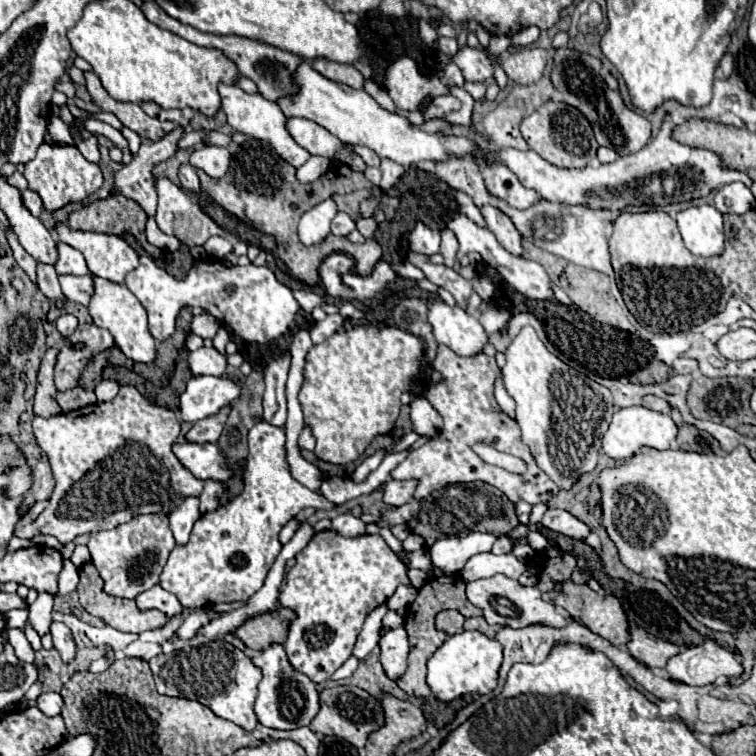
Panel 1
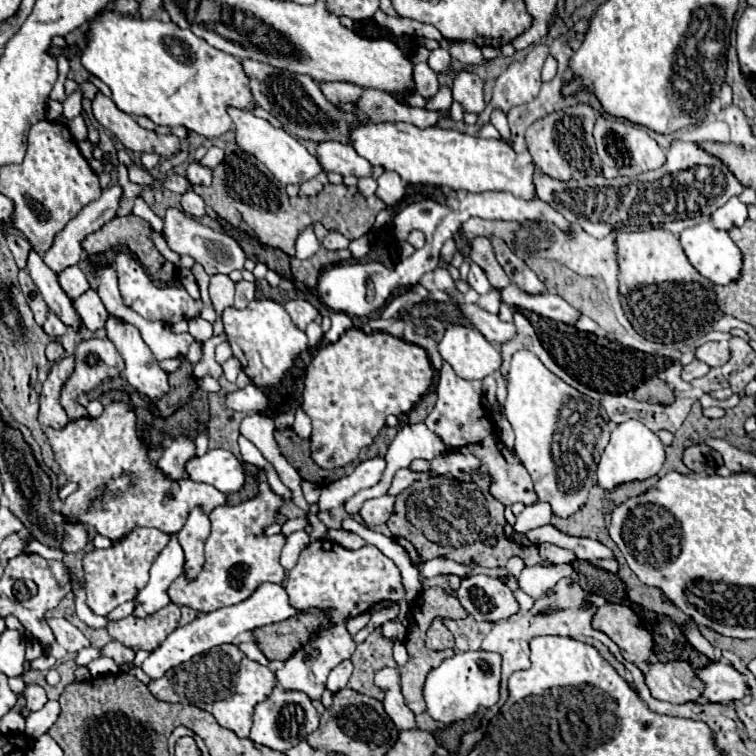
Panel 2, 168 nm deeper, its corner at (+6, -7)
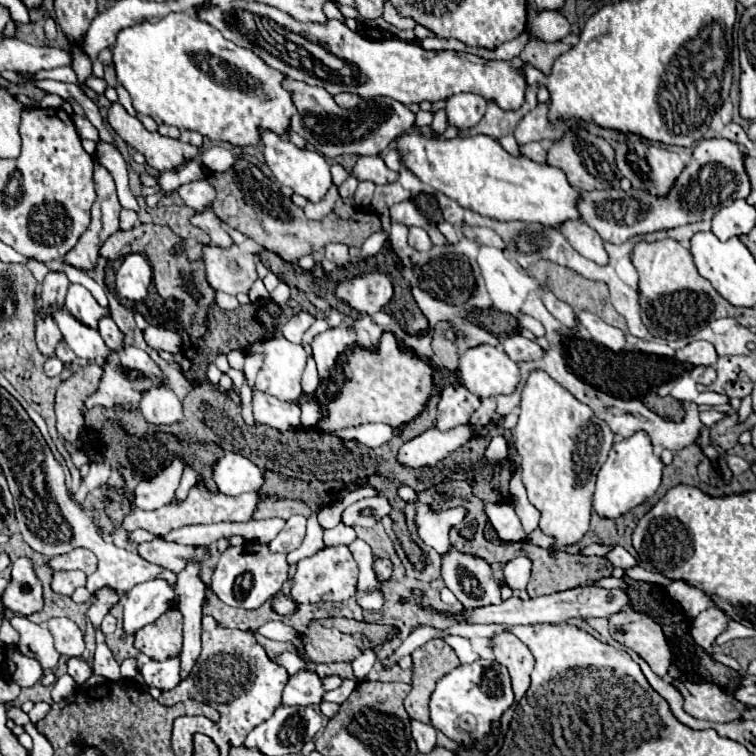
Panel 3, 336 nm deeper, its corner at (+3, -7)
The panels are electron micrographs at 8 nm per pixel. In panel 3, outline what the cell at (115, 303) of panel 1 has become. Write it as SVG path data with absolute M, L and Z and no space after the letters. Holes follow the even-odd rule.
M167 383L145 389L141 393L139 409L143 417L155 425L169 425L169 423L179 421L179 417L183 417L181 401L177 399L177 395Z

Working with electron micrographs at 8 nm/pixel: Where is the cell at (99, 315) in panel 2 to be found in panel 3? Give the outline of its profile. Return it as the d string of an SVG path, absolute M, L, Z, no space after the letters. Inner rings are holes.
M111 317L99 319L99 333L101 333L101 337L103 337L103 341L107 343L109 349L121 349L123 333L119 331L119 327L115 325L115 321Z

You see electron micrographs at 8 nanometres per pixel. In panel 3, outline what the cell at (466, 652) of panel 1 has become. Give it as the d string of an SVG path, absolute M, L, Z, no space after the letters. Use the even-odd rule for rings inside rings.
M477 659L473 663L461 663L437 681L431 695L431 725L443 731L457 743L469 745L471 741L483 739L491 723L503 715L503 711L513 703L513 691L507 669L497 661Z

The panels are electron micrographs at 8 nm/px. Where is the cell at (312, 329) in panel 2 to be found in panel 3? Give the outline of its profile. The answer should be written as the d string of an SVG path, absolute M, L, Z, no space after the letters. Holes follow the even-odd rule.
M314 358L307 360L306 368L302 376L302 391L306 395L312 395L319 383L318 372Z

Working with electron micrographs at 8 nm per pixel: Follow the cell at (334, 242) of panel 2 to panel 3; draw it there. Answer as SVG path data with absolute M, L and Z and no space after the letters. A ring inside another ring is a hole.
M329 243L329 245L325 247L325 257L327 257L329 261L337 263L339 267L347 265L347 263L349 263L349 253L347 253L347 245L343 245L343 243Z

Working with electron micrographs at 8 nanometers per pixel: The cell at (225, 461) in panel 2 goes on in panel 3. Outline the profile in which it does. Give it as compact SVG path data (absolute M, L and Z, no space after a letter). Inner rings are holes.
M227 451L213 465L213 481L221 493L241 495L245 491L257 491L261 487L263 471L243 455Z

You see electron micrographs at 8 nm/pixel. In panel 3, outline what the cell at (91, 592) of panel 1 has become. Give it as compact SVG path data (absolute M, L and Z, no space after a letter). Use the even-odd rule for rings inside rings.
M171 607L155 623L135 633L135 647L151 659L163 661L181 649L181 613Z

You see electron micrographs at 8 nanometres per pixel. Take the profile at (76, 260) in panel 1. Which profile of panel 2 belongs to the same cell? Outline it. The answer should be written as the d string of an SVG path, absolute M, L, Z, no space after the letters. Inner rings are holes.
M68 267L60 273L58 277L60 281L60 287L64 289L64 293L68 293L68 297L74 301L76 297L84 295L88 289L90 289L90 283L86 279L86 275L82 273L80 267Z

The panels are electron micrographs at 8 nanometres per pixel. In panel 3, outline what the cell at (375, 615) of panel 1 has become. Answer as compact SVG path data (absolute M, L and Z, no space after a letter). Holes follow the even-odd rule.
M343 679L343 683L335 689L335 691L331 691L331 693L326 693L323 696L323 702L329 701L333 703L343 703L351 693L353 693L353 689L355 689L355 681L353 679Z

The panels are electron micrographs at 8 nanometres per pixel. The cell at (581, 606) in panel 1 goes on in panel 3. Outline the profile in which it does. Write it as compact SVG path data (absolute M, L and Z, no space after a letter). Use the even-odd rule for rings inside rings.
M627 607L627 611L619 611L609 617L609 631L615 641L645 659L659 677L667 673L671 651L661 627L649 615Z

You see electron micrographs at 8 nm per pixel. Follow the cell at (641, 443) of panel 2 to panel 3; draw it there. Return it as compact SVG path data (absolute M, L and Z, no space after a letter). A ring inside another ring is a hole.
M637 431L635 435L627 439L617 439L613 443L613 449L609 451L609 457L605 465L601 467L597 475L597 489L593 495L593 509L601 517L619 517L633 509L635 505L647 501L659 487L661 483L661 471L663 471L663 461L659 455L653 453L651 439L645 431Z

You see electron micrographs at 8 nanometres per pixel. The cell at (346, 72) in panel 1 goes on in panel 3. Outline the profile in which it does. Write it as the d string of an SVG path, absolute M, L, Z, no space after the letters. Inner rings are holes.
M339 93L339 95L335 95L335 103L339 105L339 107L343 107L343 109L351 109L351 107L355 107L357 103L359 103L359 95L355 95L355 93Z

